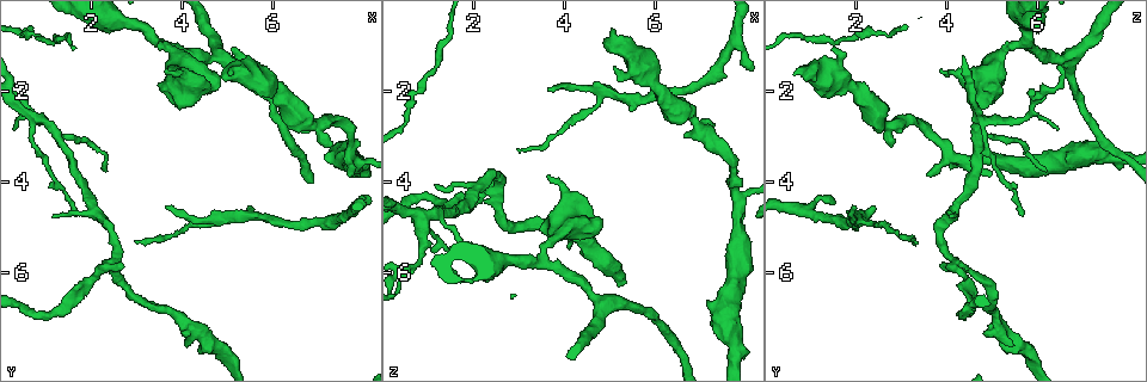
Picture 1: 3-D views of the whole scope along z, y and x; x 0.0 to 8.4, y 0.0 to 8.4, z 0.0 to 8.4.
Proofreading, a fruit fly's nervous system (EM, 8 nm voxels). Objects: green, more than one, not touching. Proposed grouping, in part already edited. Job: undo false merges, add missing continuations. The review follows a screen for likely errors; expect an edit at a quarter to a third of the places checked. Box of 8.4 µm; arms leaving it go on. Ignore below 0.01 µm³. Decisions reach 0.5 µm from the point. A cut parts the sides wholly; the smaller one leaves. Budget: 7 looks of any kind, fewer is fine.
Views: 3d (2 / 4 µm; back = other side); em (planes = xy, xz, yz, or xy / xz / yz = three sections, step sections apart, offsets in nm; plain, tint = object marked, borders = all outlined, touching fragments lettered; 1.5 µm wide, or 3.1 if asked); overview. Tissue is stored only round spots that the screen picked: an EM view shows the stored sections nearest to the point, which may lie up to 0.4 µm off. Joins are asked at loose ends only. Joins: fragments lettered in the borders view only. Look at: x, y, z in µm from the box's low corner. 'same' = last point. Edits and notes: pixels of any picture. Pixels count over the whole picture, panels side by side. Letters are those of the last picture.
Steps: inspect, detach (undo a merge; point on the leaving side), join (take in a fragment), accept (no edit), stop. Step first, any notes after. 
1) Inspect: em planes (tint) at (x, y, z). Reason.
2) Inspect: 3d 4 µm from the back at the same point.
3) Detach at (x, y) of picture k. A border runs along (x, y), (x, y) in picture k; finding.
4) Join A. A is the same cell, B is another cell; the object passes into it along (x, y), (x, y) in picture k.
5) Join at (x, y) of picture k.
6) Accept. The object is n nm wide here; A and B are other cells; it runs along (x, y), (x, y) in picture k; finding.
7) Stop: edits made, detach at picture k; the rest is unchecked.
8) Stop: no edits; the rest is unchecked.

Inspect: 3d 4 µm at (5.05, 1.05, 1.50). An open end.

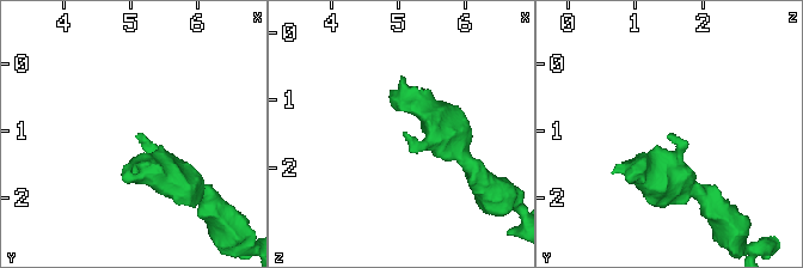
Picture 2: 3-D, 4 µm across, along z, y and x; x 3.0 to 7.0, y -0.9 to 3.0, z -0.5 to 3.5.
Inspect: em planes (plain) at (5.05, 1.05, 1.55). Need the tissue.

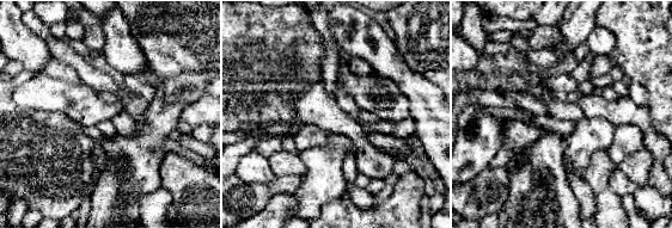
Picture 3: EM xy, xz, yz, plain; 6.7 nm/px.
Inspect: em planes (borders) at the same point. What lies round it.

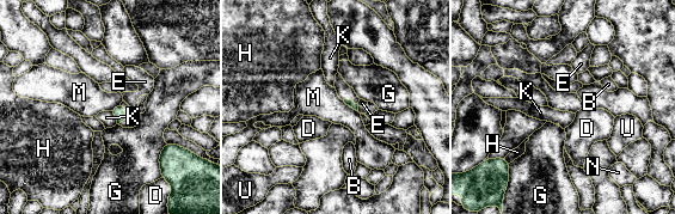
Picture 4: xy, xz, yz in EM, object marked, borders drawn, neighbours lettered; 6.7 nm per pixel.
Accept. The longest contact is with G, 180 nm; B, D, E, G, H, K, M, N and U are other cells; no lettered fragment goes on from it.

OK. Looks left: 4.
Inspect: 3d 4 µm from the back at (3.50, 0.95, 5.80). Three-way junction.

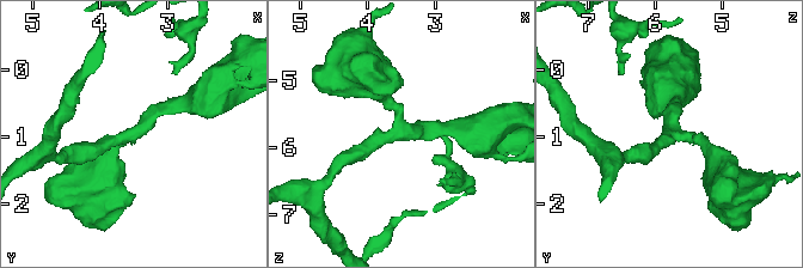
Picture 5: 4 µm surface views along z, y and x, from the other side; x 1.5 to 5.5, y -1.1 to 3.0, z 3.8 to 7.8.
Inspect: em planes (borders) at (3.55, 1.00, 5.75). 3 arms meet here; the arms are 200, 220, 280 nm wide; need the tissue.

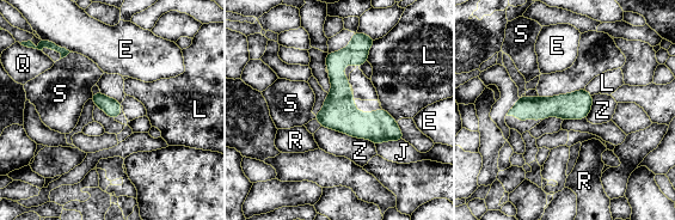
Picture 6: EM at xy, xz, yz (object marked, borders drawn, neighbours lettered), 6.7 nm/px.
Accept. E, J, L, Q, R, S and Z are other cells; it runs along (357, 41), (338, 63), (341, 103), (400, 138) in picture 6; all the same cell.

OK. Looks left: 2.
Inspect: 3d 2 µm at (0.80, 2.60, 5.70). Thin neck.

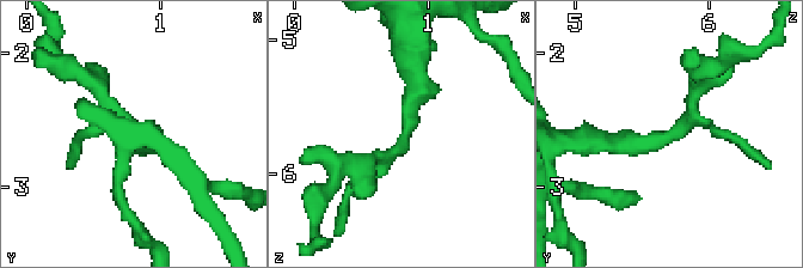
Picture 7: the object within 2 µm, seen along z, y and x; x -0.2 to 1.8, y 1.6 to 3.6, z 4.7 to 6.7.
Inspect: em planes (borders) at (0.84, 2.60, 5.76). Shape alone is not enough.

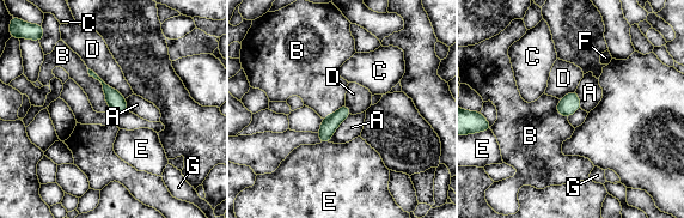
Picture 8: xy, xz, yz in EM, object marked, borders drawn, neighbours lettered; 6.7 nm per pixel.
Accept. A, B, C, D, E, F and G are other cells; a border runs along (89, 68), (124, 98) in picture 8; one cell here.

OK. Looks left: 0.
Stop: no edits; the rest is unchecked.

